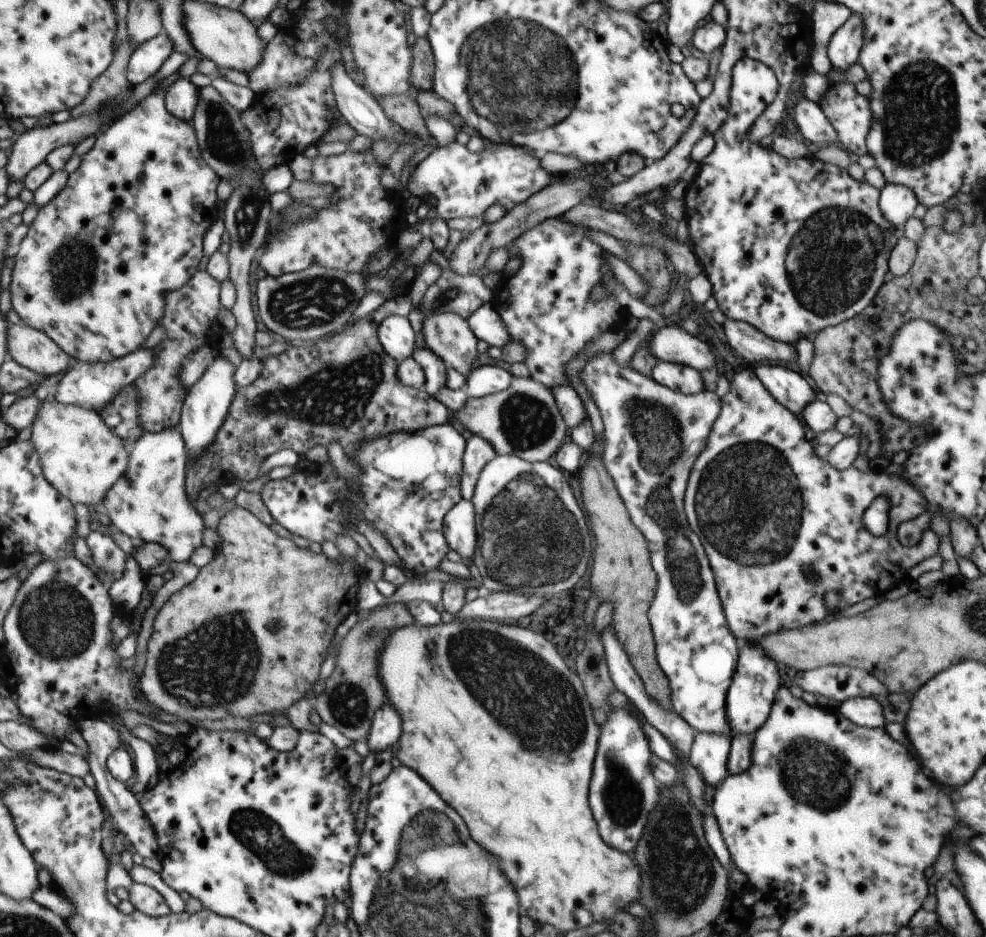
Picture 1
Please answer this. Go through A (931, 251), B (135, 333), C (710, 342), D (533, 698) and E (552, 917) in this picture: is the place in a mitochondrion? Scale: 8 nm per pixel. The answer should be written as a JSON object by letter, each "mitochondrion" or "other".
{"A":"other","B":"other","C":"other","D":"mitochondrion","E":"other"}

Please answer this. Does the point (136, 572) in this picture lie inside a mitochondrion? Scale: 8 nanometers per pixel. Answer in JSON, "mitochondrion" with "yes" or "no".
{"mitochondrion":"no"}

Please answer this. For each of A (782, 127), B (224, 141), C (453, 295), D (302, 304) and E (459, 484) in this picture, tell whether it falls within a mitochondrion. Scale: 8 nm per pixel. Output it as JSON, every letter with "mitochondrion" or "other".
{"A":"other","B":"mitochondrion","C":"mitochondrion","D":"mitochondrion","E":"other"}

